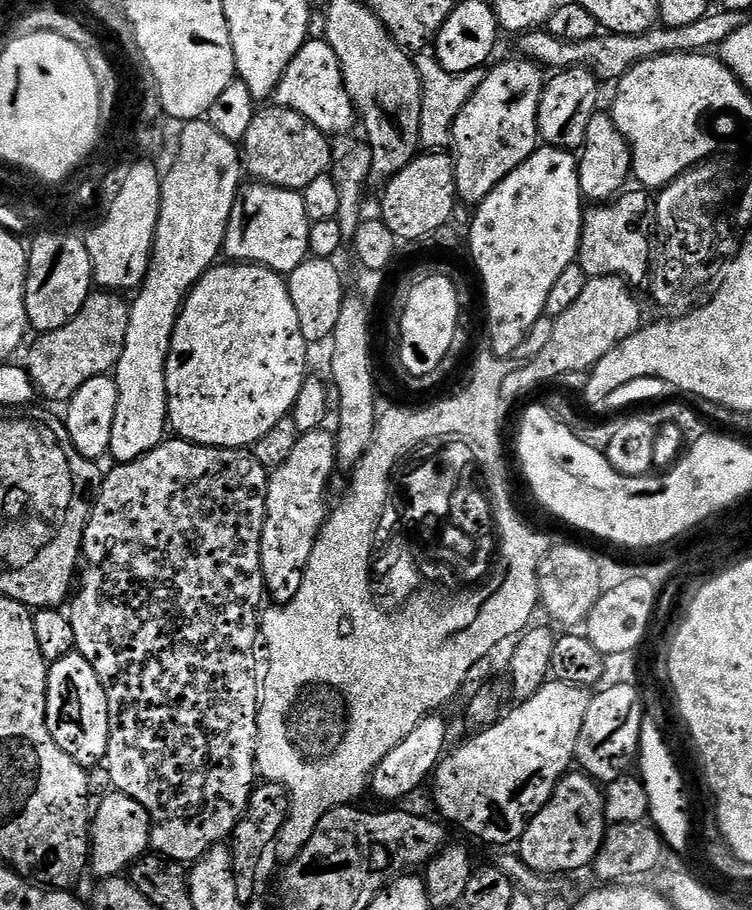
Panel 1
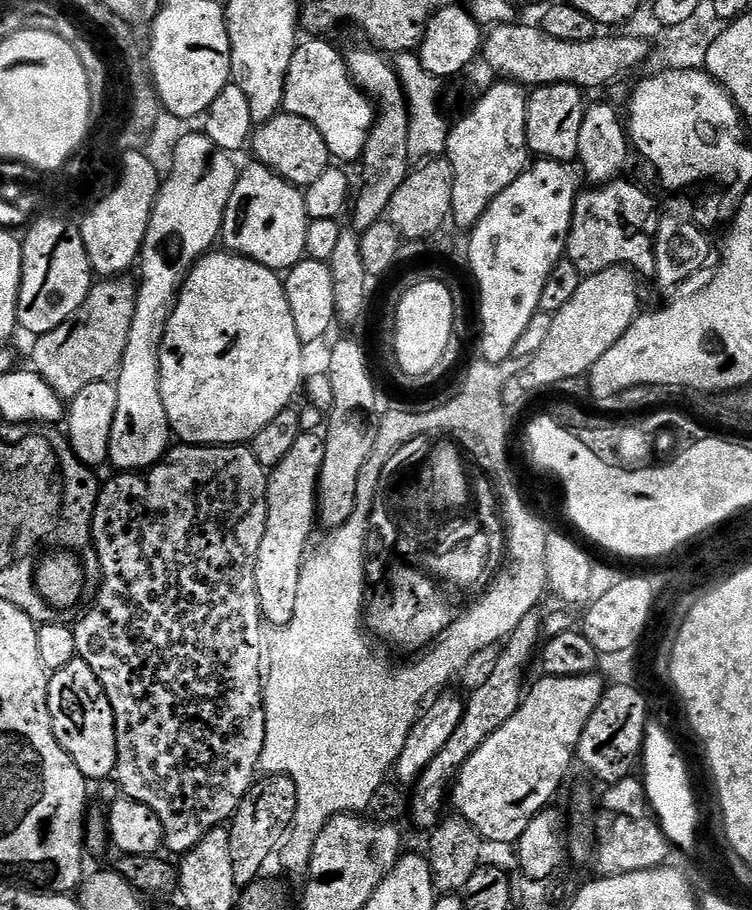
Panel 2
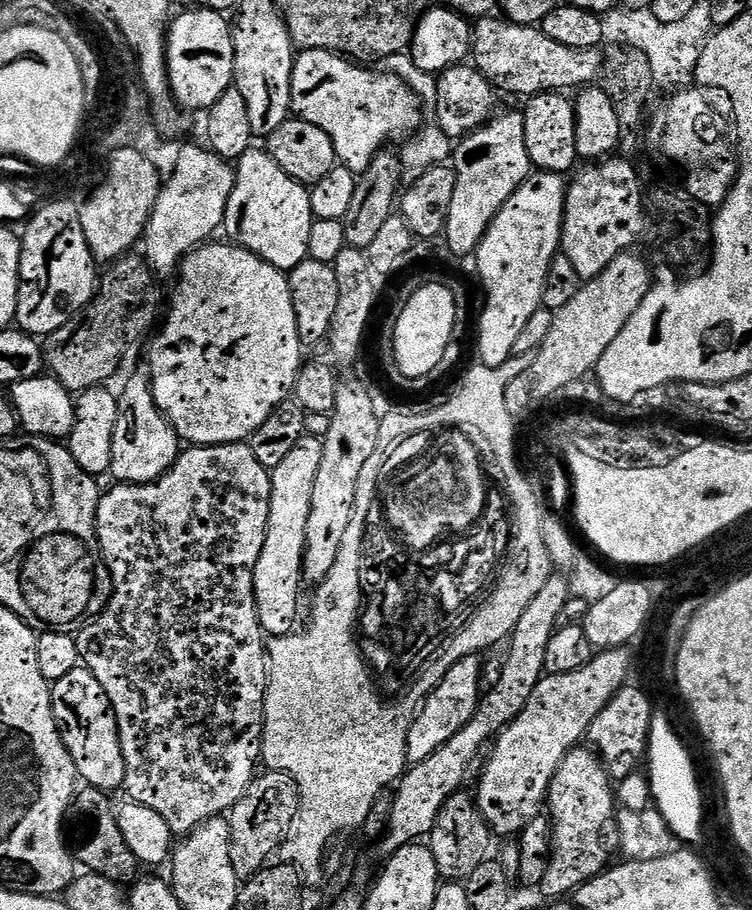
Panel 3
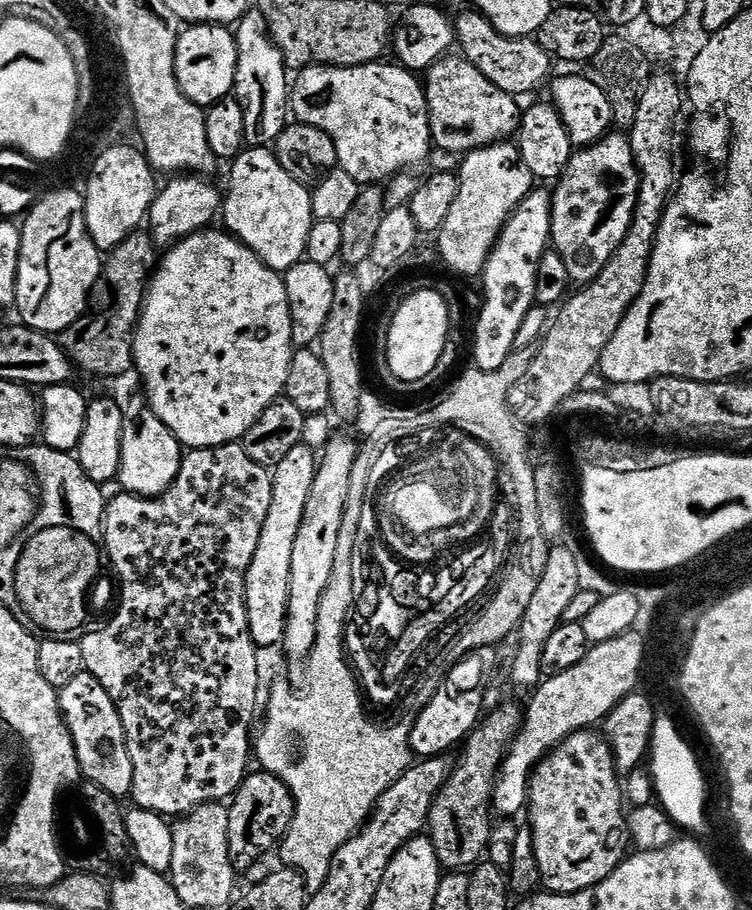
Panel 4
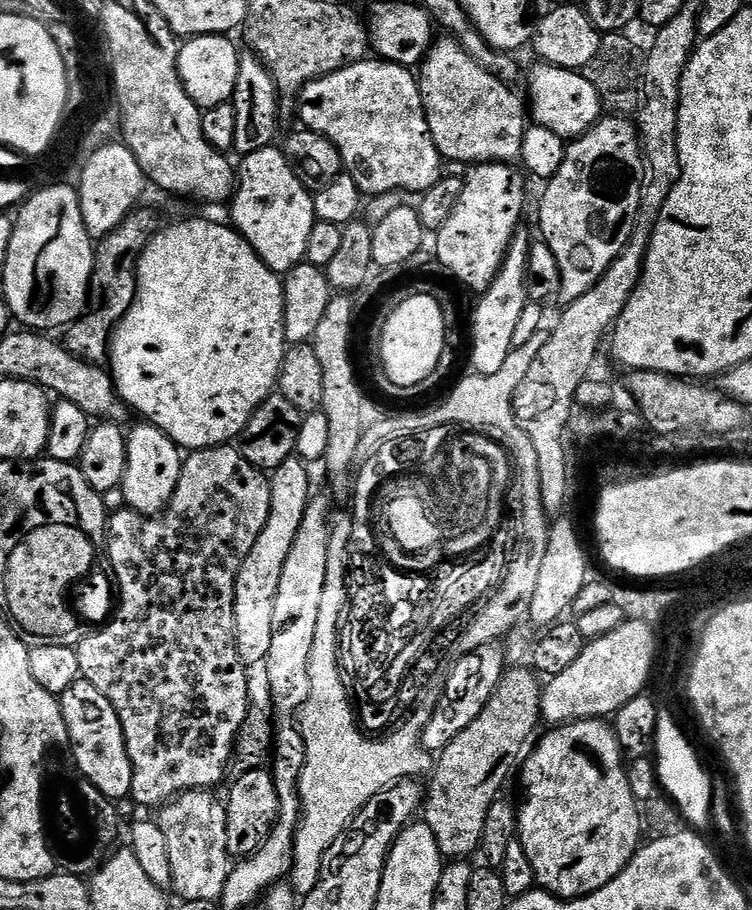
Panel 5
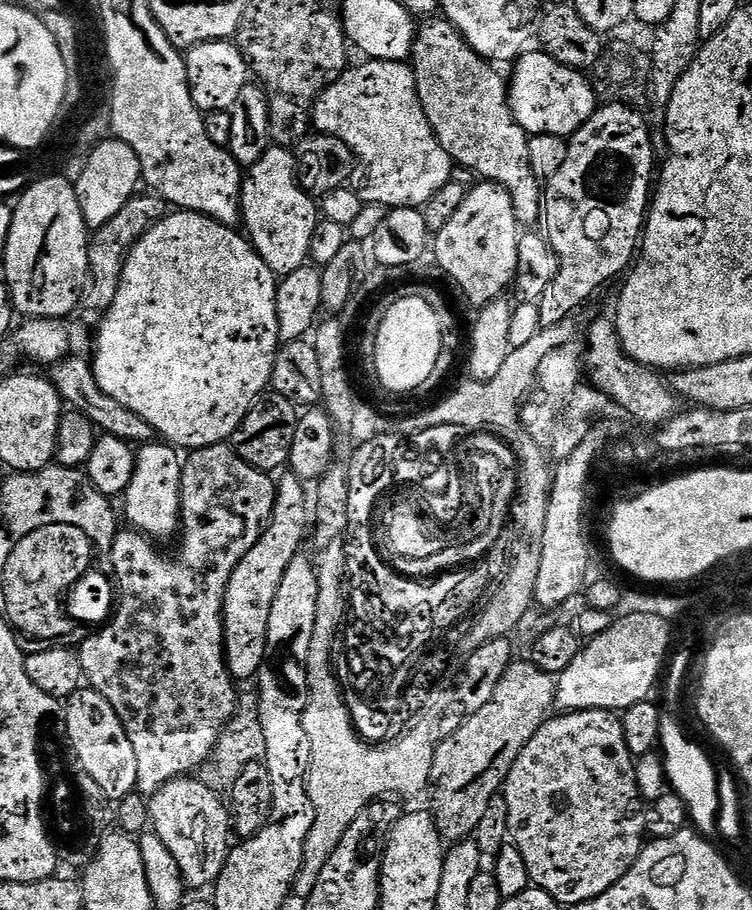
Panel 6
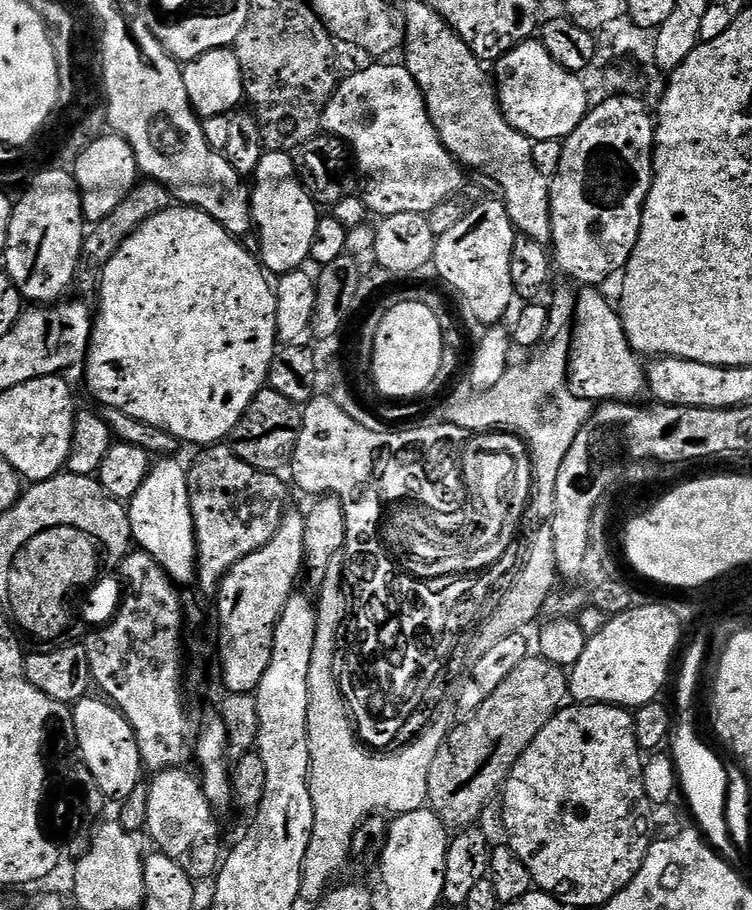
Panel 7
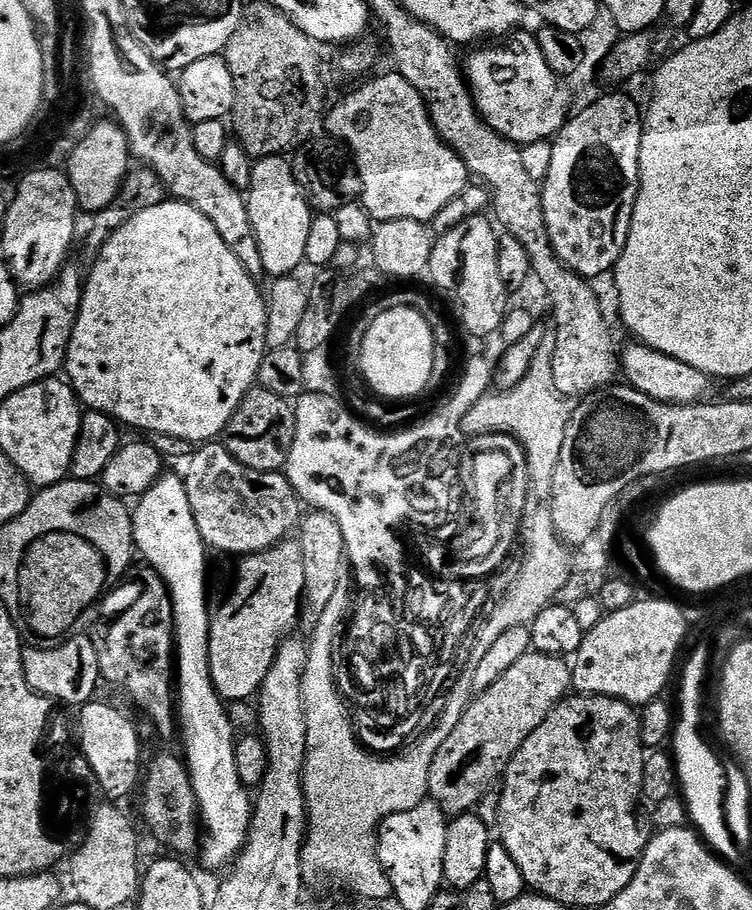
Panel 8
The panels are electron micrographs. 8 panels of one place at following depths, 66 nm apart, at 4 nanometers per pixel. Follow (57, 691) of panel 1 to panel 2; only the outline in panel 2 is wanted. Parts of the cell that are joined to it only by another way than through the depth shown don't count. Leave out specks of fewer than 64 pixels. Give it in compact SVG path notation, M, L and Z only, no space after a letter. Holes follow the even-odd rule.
M79 658L72 660L62 670L51 673L48 682L48 709L50 710L50 722L54 726L54 738L58 738L60 748L74 758L74 766L82 770L82 774L89 782L104 780L111 777L116 771L116 723L114 722L114 710L110 706L110 698L106 698L106 690L102 690L102 682L90 670L90 666Z

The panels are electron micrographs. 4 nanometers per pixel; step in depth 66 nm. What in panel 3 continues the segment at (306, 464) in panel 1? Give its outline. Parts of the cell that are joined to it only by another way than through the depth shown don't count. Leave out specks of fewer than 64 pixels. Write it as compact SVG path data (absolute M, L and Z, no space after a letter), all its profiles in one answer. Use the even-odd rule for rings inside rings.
M305 434L296 445L290 449L290 454L283 460L278 462L276 468L271 469L272 473L272 489L270 490L270 518L268 519L268 529L266 530L266 542L262 546L262 554L258 558L258 566L254 570L254 594L256 595L256 609L258 610L258 618L260 619L261 629L269 637L279 638L287 636L297 627L296 611L300 608L300 584L304 580L304 547L306 546L306 518L310 518L310 501L314 495L314 482L318 475L318 465L322 462L322 450L324 449L323 439L319 436Z

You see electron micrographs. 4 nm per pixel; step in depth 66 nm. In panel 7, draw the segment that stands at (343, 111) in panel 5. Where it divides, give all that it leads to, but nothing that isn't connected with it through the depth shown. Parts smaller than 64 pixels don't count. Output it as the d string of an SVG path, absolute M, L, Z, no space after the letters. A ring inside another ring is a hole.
M372 62L369 68L364 68L345 80L343 77L337 83L336 91L324 108L322 128L325 133L339 136L348 145L359 179L360 176L364 179L362 199L369 213L377 212L377 217L380 218L390 214L427 214L433 212L443 200L457 195L456 187L460 184L462 168L439 140L428 117L426 102L418 84L411 77L410 70L400 62L384 63L388 62Z

